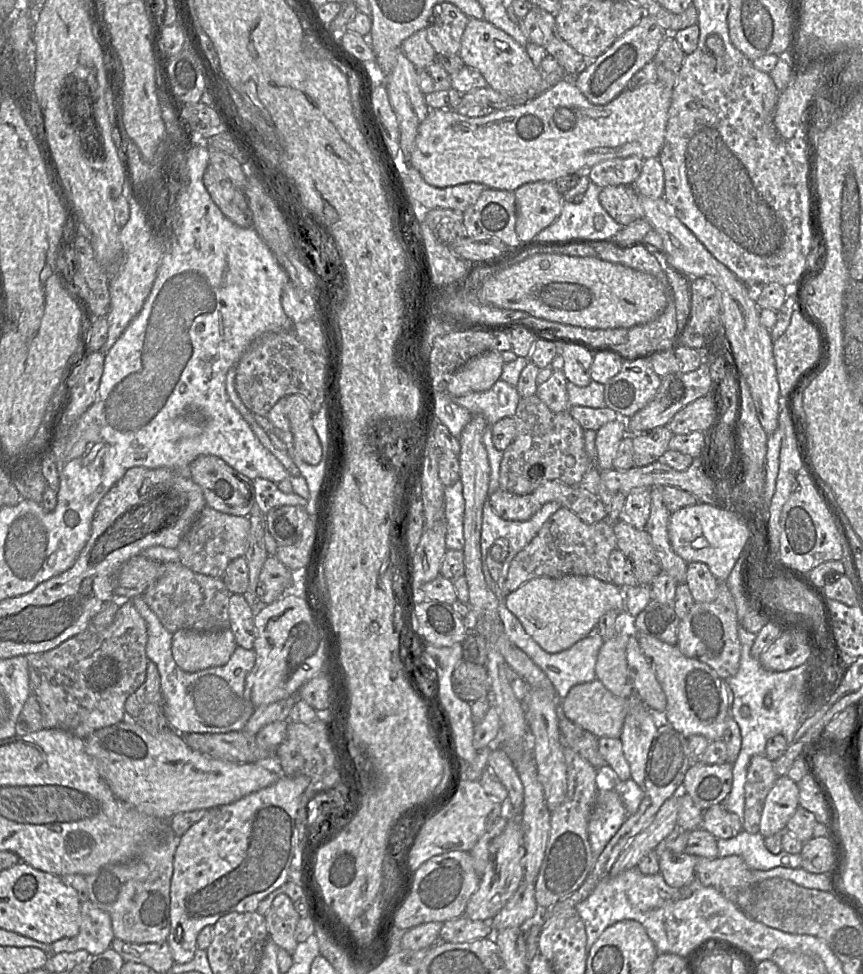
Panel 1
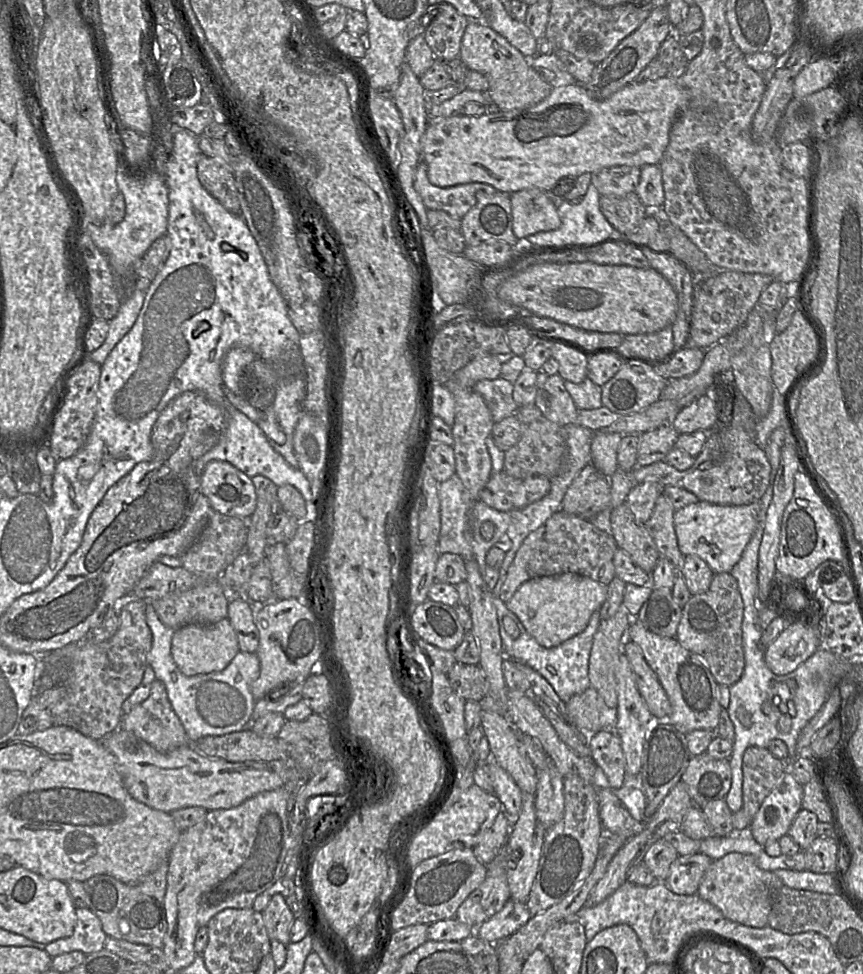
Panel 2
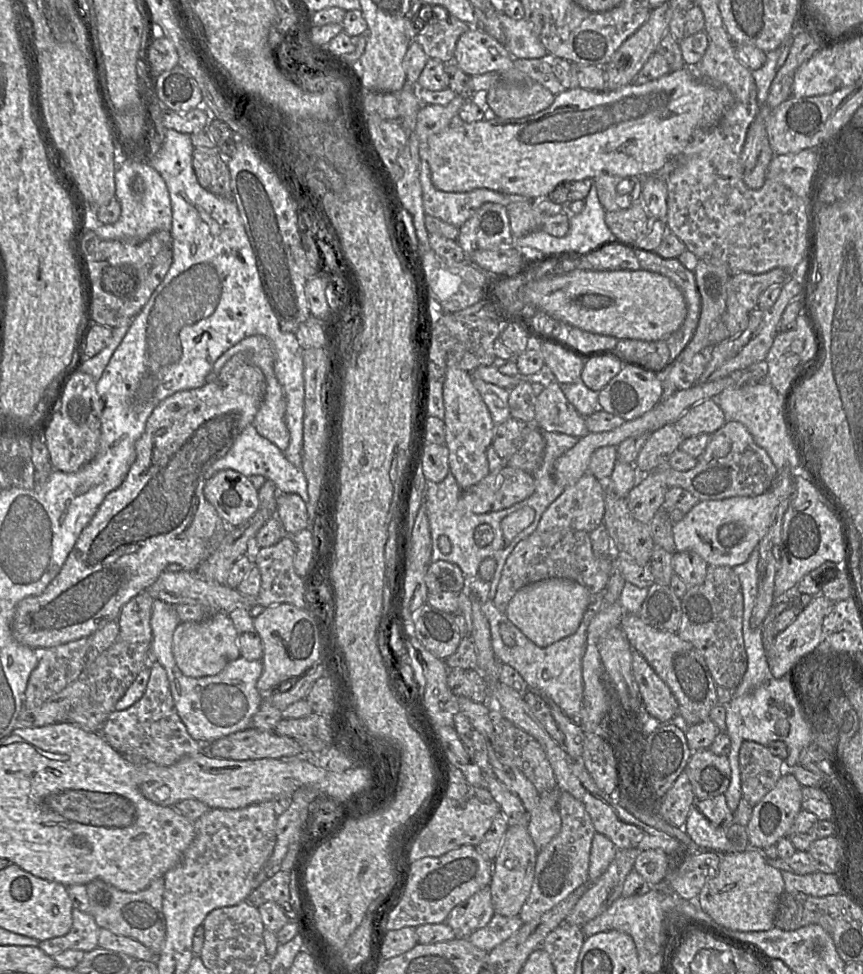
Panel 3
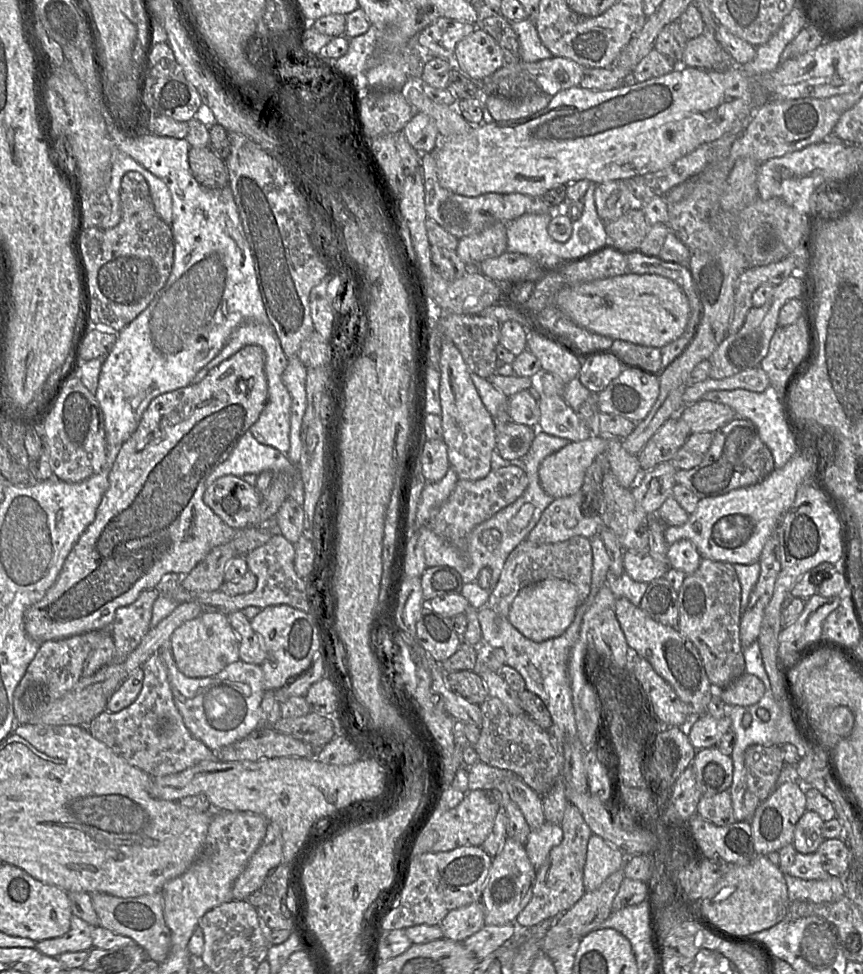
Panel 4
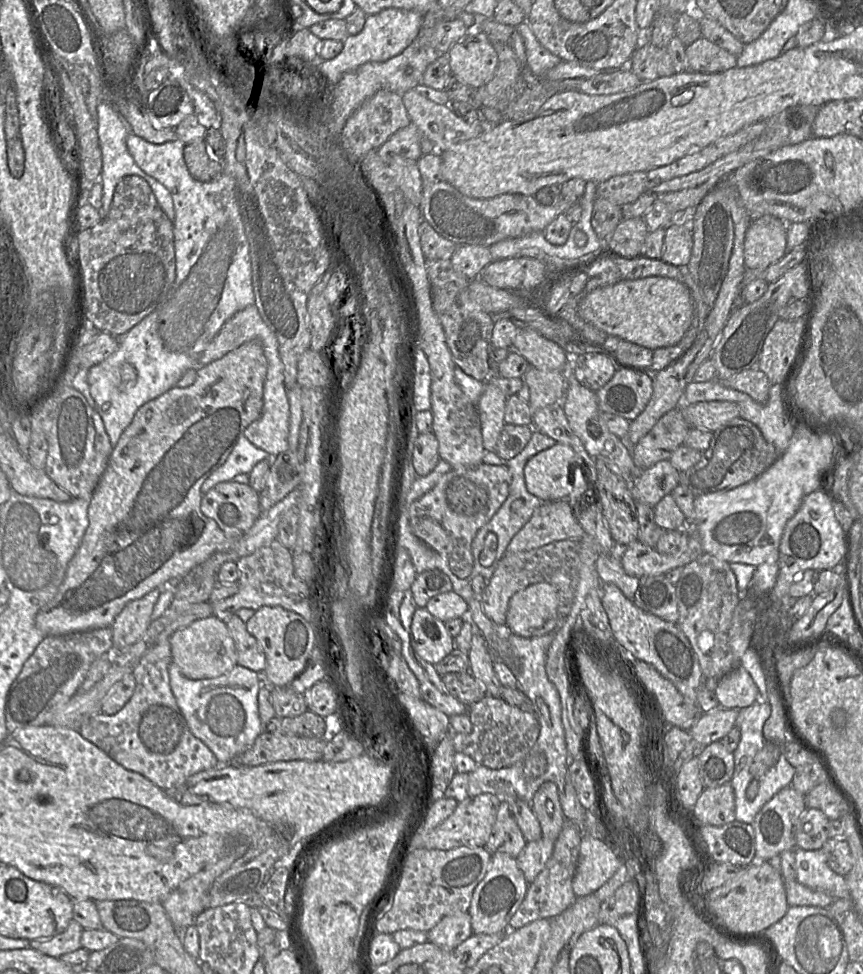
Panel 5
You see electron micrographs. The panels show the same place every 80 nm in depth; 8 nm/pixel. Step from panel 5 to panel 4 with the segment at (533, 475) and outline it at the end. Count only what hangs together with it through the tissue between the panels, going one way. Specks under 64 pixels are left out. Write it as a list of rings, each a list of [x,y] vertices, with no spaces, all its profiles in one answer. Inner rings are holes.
[[[592,434],[585,440],[570,442],[558,451],[549,454],[542,460],[538,469],[539,481],[543,490],[553,498],[569,496],[579,491],[584,483],[584,475],[587,469],[594,462],[596,457],[604,454],[604,451],[608,444],[608,440],[615,437],[616,436],[612,434]]]

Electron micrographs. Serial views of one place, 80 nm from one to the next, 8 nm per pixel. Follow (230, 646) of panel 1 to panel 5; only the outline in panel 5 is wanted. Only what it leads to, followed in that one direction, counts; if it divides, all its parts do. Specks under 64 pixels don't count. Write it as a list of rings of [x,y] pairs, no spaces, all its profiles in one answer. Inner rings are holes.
[[[214,614],[196,620],[177,630],[170,638],[172,661],[182,674],[193,680],[209,679],[221,676],[237,664],[237,649],[226,622]]]

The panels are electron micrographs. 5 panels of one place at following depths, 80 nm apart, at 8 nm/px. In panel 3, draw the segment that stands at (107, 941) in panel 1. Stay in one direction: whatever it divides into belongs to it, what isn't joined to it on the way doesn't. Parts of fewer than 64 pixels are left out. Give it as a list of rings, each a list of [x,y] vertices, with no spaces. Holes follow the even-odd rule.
[[[73,908],[72,919],[71,930],[66,935],[41,941],[39,948],[51,957],[65,950],[82,950],[86,953],[97,948],[100,927],[94,917]]]

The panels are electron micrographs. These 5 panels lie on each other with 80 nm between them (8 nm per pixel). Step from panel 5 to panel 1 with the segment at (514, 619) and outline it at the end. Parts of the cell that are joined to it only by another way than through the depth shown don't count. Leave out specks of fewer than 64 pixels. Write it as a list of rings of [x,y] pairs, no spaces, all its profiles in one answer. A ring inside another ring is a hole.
[[[568,575],[534,578],[504,598],[507,609],[546,652],[558,653],[585,638],[608,611],[625,612],[624,589],[592,576]]]

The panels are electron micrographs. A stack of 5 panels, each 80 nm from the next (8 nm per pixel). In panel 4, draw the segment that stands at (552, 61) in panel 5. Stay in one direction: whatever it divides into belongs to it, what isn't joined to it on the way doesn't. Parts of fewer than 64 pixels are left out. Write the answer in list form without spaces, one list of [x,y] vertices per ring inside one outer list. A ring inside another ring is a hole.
[[[527,18],[510,22],[519,41],[519,54],[524,62],[537,62],[553,57],[541,42],[535,25]]]

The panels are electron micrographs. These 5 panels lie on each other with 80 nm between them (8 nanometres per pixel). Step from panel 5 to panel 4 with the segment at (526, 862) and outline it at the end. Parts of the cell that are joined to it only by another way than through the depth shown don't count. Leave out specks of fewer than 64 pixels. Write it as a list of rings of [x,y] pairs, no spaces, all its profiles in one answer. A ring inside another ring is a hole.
[[[545,822],[535,830],[531,830],[525,844],[525,850],[531,864],[538,869],[546,860],[551,849],[562,840],[563,832],[560,824]]]

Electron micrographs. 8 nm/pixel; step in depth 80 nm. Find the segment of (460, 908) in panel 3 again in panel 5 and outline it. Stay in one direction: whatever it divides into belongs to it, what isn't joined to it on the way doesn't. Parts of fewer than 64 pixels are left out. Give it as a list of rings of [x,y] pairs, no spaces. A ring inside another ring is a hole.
[[[468,912],[445,916],[429,932],[428,941],[442,950],[452,952],[458,945],[473,935]]]

